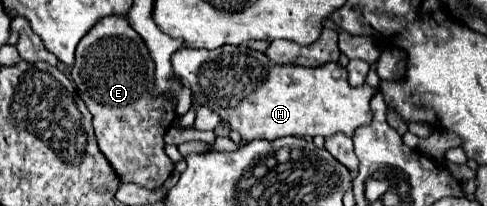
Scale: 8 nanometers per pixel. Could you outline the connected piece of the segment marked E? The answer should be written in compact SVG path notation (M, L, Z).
M104 17L82 37L76 47L72 81L94 117L98 147L122 181L146 189L160 187L174 171L174 161L164 151L164 133L178 115L172 93L154 95L154 61L126 17Z

